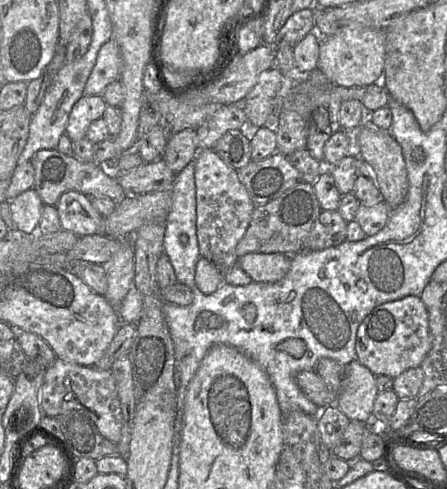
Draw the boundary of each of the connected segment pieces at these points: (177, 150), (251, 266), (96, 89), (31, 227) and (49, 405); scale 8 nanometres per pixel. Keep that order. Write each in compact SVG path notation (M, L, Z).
M185 129L169 137L163 160L168 168L178 174L189 162L195 160L198 152L196 130Z
M247 253L238 258L237 264L252 281L275 283L290 269L292 256L282 253Z
M111 38L100 48L95 65L86 82L85 95L101 95L112 82L120 79L122 56L117 42Z
M29 189L10 200L9 205L17 229L27 235L36 235L45 205L37 191Z
M56 358L45 374L39 401L43 415L55 418L69 410L85 411L104 438L115 444L121 438L123 416L116 381L111 370L96 370L94 367Z

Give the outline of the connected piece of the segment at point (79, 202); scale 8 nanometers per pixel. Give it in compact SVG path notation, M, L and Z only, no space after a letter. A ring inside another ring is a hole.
M68 191L62 194L55 207L63 230L78 236L105 235L105 218L93 206L89 196Z

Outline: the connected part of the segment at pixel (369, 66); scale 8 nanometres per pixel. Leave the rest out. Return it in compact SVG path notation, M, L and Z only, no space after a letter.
M346 25L329 37L320 37L317 69L330 82L343 87L361 87L376 84L384 73L386 30L362 25Z

